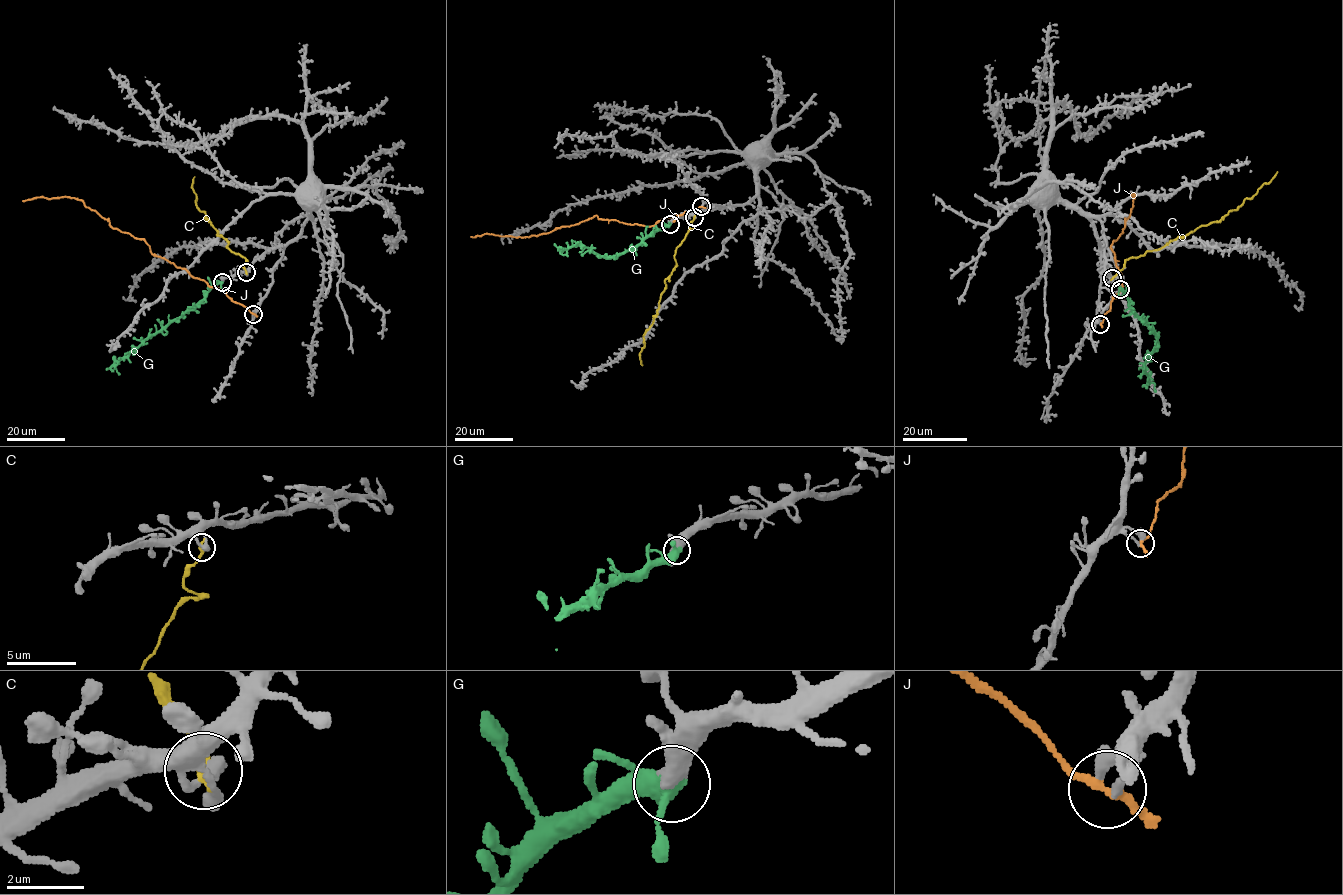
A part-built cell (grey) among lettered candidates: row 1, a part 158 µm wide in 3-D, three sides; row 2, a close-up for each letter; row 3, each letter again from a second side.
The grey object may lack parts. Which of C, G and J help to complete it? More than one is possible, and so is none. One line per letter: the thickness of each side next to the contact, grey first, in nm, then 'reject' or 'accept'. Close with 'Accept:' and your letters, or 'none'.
C: calibres 440 and 280 nm; reject
G: calibres 550 and 440 nm; accept
J: calibres 200 and 180 nm; reject
Accept: G

